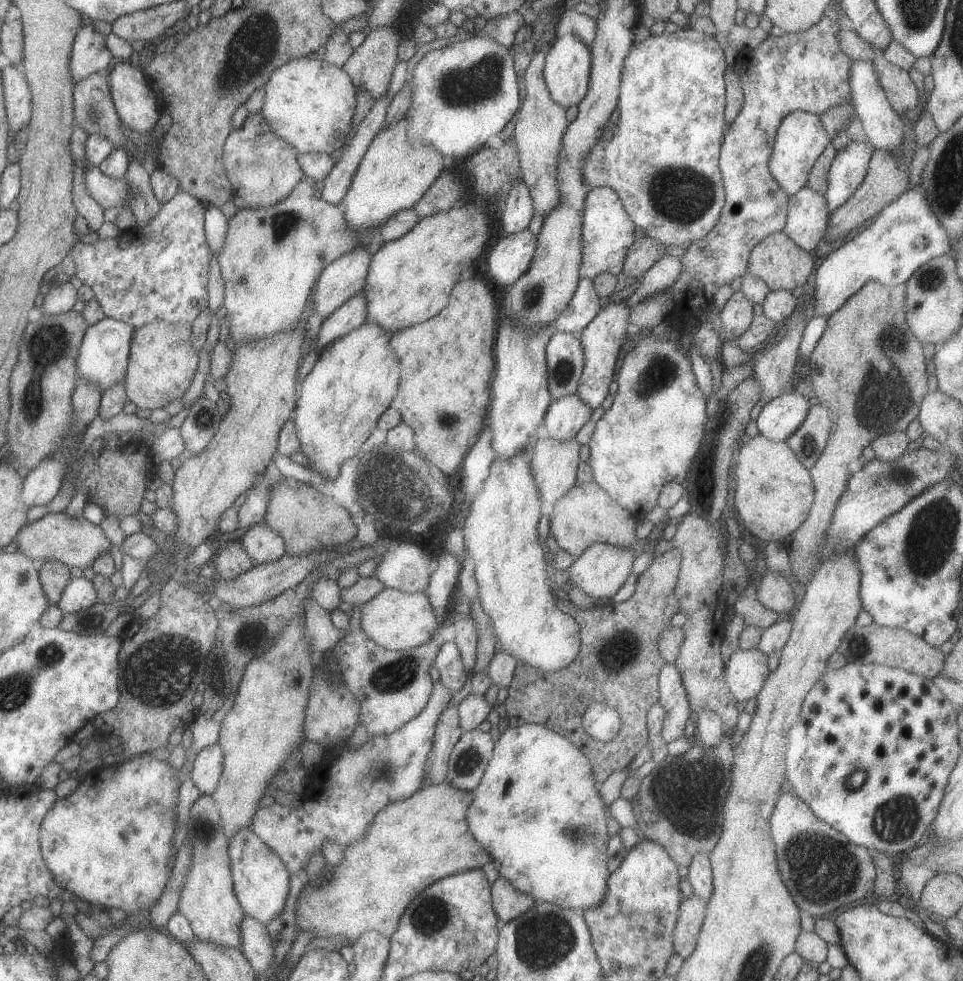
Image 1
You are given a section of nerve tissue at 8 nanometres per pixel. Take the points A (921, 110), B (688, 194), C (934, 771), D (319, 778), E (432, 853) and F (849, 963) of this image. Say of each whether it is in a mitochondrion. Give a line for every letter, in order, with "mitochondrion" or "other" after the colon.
A: other
B: mitochondrion
C: other
D: mitochondrion
E: other
F: other

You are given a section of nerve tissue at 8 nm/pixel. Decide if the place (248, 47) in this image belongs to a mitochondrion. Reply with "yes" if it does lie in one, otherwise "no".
yes

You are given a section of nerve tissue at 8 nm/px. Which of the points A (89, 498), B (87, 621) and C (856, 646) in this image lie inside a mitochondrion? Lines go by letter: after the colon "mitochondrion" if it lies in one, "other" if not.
A: other
B: other
C: mitochondrion

